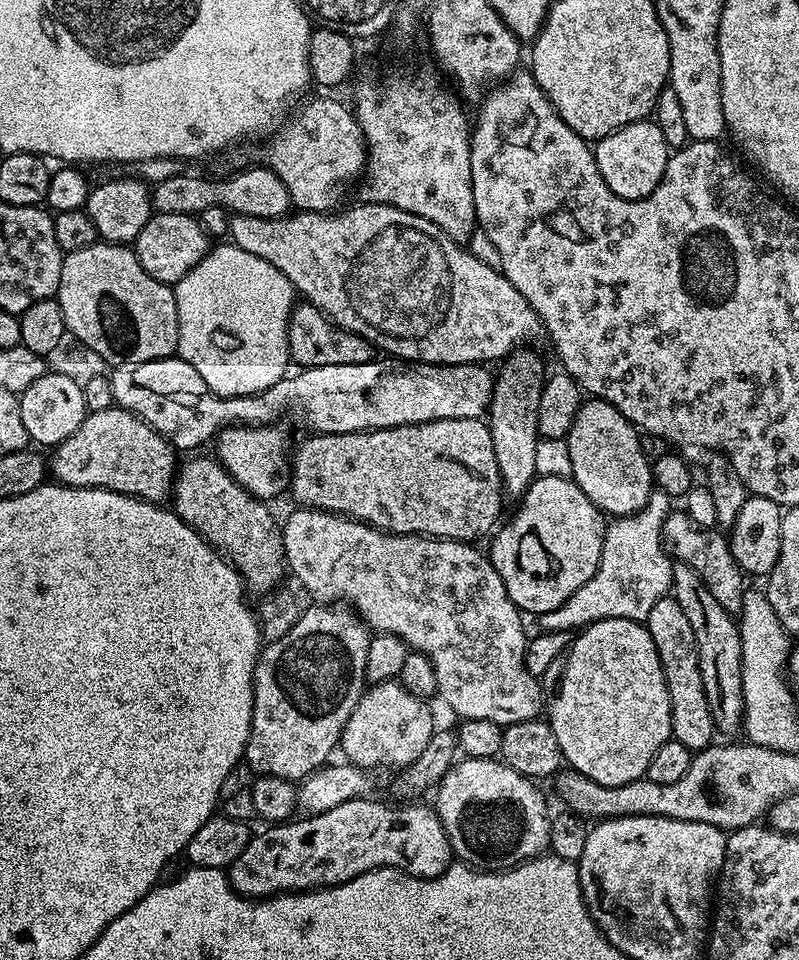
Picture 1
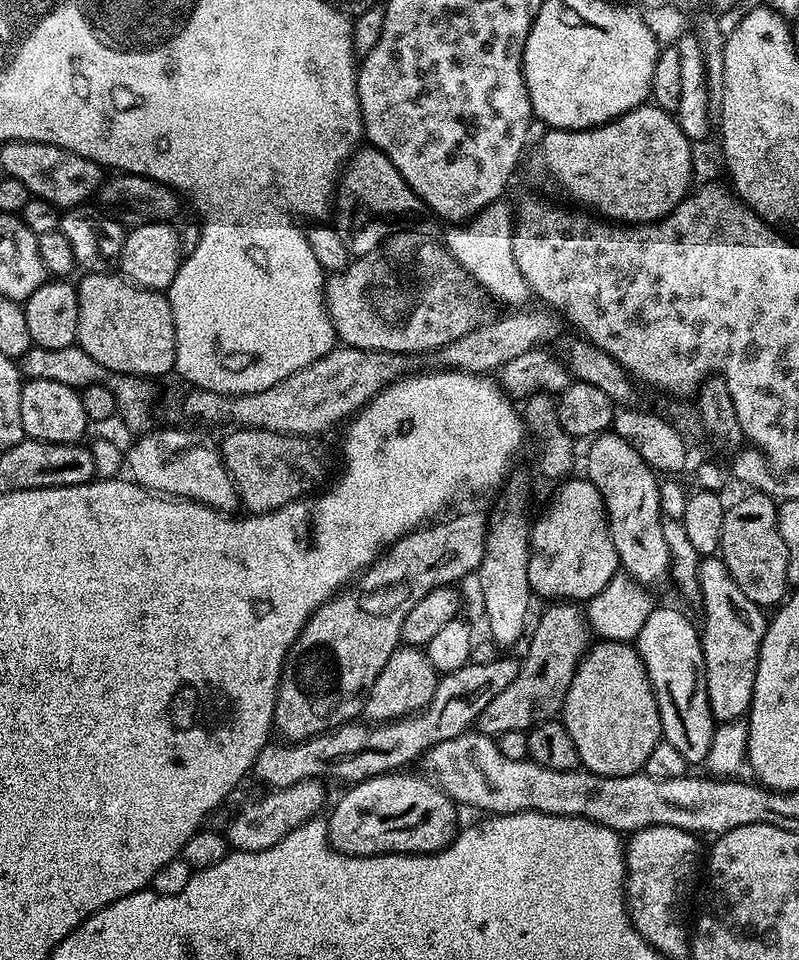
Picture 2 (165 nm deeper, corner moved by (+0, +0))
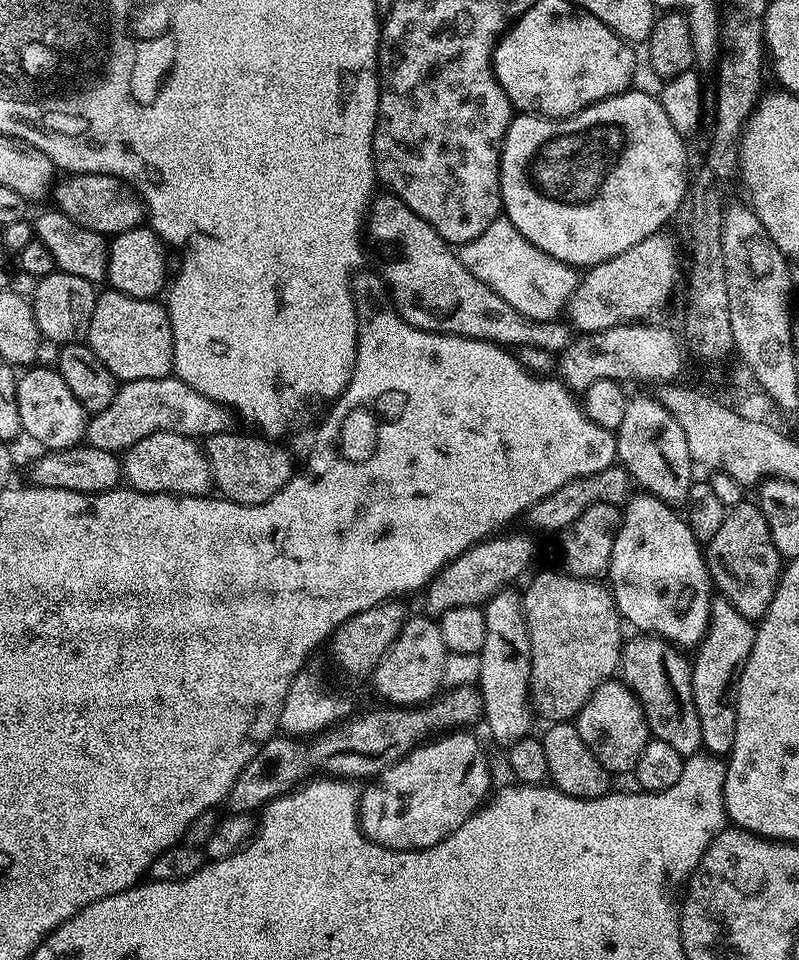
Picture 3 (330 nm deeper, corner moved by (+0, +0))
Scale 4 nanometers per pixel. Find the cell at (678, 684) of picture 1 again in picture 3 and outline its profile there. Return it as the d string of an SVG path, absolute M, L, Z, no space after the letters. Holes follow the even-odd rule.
M636 634L620 649L618 672L623 684L638 698L649 733L687 758L701 751L702 730L698 710L694 710L690 660L683 655L687 656L679 647L661 640L659 636Z

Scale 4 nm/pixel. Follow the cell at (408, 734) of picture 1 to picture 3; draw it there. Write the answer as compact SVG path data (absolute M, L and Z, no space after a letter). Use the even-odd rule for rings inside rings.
M409 615L402 630L390 642L386 654L370 673L376 683L376 692L392 706L423 706L441 691L444 683L443 671L449 650L442 638L442 630L435 619Z

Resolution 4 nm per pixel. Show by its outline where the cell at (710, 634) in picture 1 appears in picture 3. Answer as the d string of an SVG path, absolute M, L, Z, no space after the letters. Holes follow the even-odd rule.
M633 395L622 417L622 426L614 429L616 454L619 463L645 493L654 495L673 506L687 501L688 491L694 482L694 461L690 446L686 446L686 434L678 426L678 418L666 405L652 396ZM680 500L680 501L679 501Z

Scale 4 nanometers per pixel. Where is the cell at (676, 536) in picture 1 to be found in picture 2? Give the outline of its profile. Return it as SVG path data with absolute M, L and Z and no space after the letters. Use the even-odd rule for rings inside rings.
M719 555L701 559L698 582L700 604L702 609L704 608L700 645L704 651L706 692L710 698L712 719L725 724L747 717L752 706L754 678L766 627L766 612L754 602L750 602L746 594L742 594L738 582L734 582L730 570Z

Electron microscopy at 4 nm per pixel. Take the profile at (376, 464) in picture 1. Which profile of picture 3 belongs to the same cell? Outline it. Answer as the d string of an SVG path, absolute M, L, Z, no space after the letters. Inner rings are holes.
M229 430L218 434L210 434L203 437L202 440L204 456L207 458L212 471L213 485L217 489L220 487L219 495L221 497L232 500L236 504L265 504L268 500L272 500L274 494L278 494L278 490L282 490L282 486L286 486L294 475L292 456L280 445L280 442L273 442L260 434L252 435L256 436L243 436L240 432Z

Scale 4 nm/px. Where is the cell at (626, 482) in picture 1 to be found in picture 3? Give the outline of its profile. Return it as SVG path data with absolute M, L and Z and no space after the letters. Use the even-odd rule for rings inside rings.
M651 494L639 495L633 495L623 505L620 529L612 538L612 562L608 565L606 580L609 580L616 609L641 633L659 636L684 650L695 649L708 630L708 615L714 599L714 585L708 575L701 541L696 539L687 519L673 505Z

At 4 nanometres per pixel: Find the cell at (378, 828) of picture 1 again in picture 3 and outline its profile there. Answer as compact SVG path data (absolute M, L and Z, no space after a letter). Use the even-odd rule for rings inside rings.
M452 730L447 734L440 734L437 740L428 738L416 745L411 752L402 757L396 764L391 764L387 770L381 772L379 776L371 781L372 784L366 787L360 793L360 826L364 830L365 836L381 844L383 848L396 848L400 852L416 852L419 848L429 848L438 842L442 842L442 838L446 838L450 834L454 834L454 830L458 830L458 826L462 826L462 822L466 822L466 818L470 818L478 809L489 799L490 793L493 791L492 784L492 768L488 765L488 756L484 753L484 748L480 745L480 740L476 736L471 736L468 730Z

